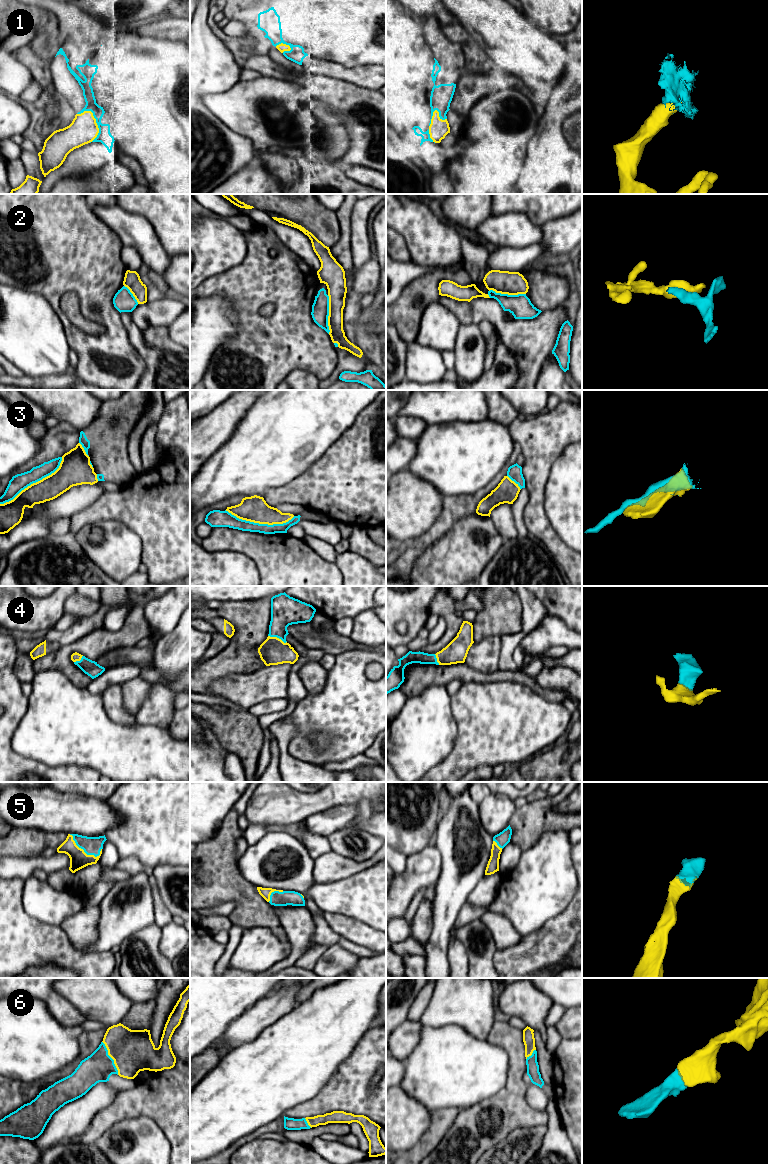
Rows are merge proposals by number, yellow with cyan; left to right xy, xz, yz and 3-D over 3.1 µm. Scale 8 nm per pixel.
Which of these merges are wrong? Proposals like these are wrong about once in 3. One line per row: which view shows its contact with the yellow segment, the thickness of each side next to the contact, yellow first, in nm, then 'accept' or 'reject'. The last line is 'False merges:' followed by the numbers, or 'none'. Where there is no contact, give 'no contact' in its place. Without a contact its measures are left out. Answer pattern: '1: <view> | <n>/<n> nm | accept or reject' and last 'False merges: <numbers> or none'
1: xy | 220/120 nm | accept
2: xz | 160/140 nm | reject
3: xy | 190/140 nm | reject
4: xz | 220/240 nm | accept
5: xy | 150/140 nm | accept
6: xy | 340/240 nm | accept
False merges: 2, 3

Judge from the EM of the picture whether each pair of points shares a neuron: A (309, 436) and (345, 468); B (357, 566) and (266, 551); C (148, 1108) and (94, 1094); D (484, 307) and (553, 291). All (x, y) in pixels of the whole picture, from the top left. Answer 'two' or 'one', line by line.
A: two
B: one
C: two
D: two

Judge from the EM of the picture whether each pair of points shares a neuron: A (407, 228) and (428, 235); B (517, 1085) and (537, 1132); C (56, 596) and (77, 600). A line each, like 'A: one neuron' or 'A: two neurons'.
A: one neuron
B: two neurons
C: two neurons

